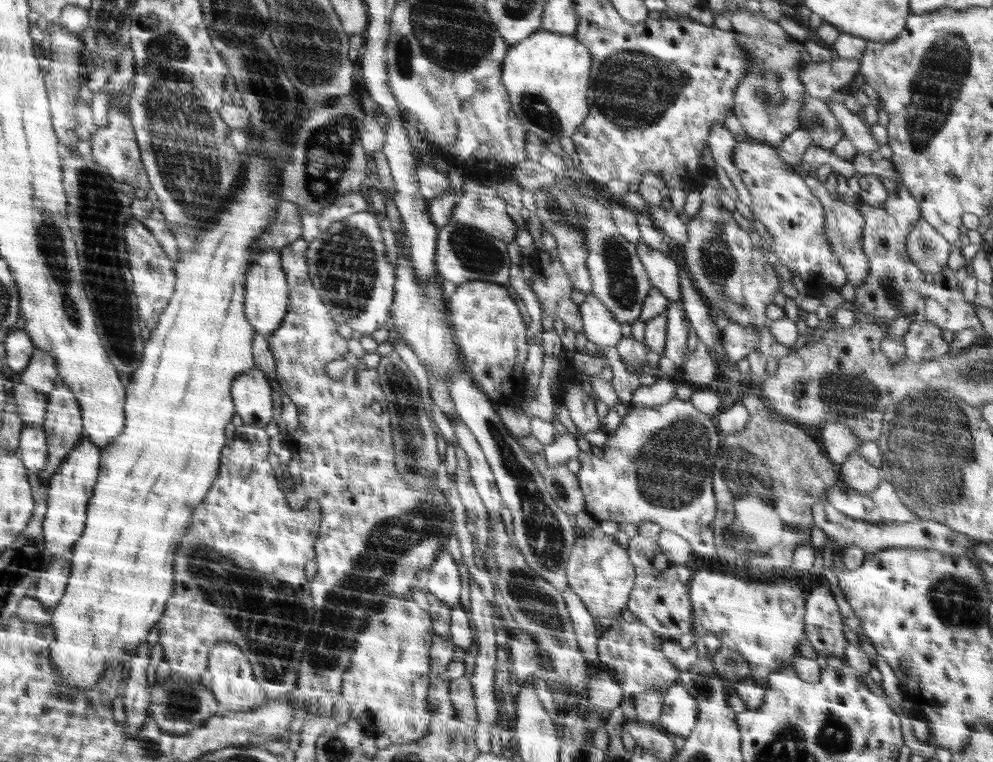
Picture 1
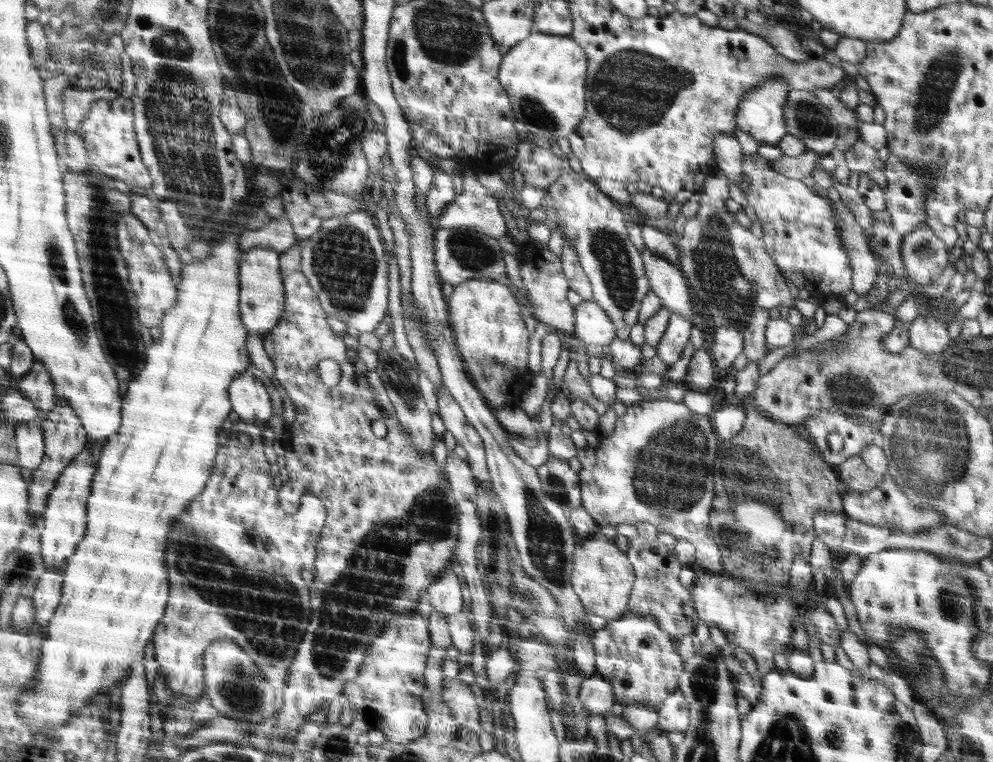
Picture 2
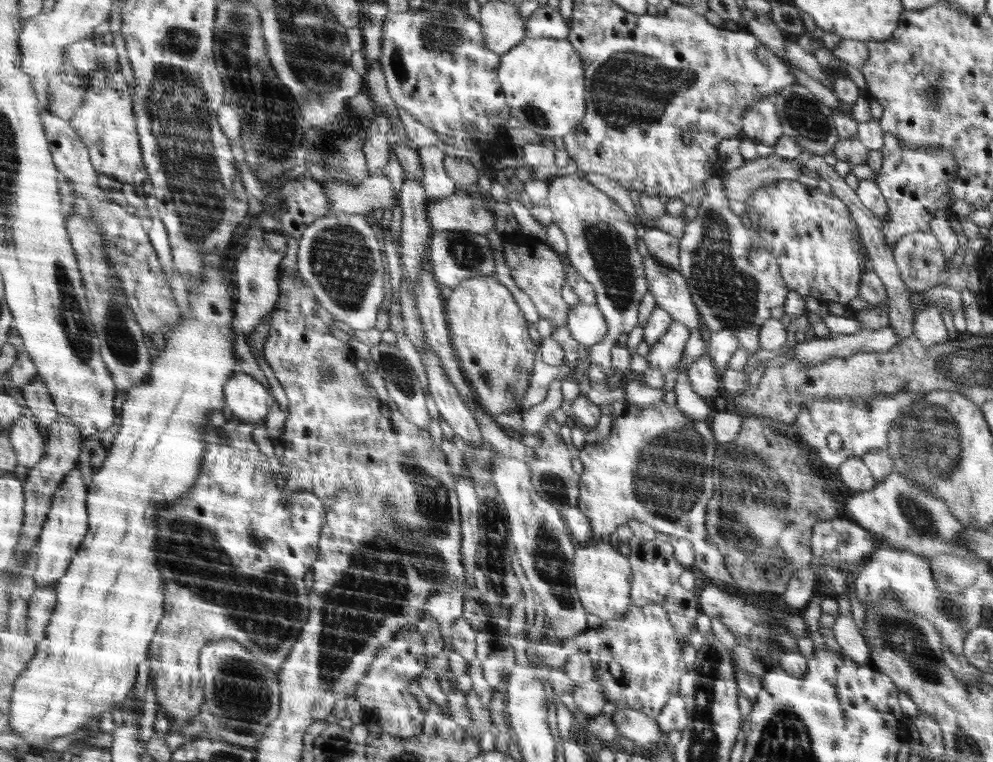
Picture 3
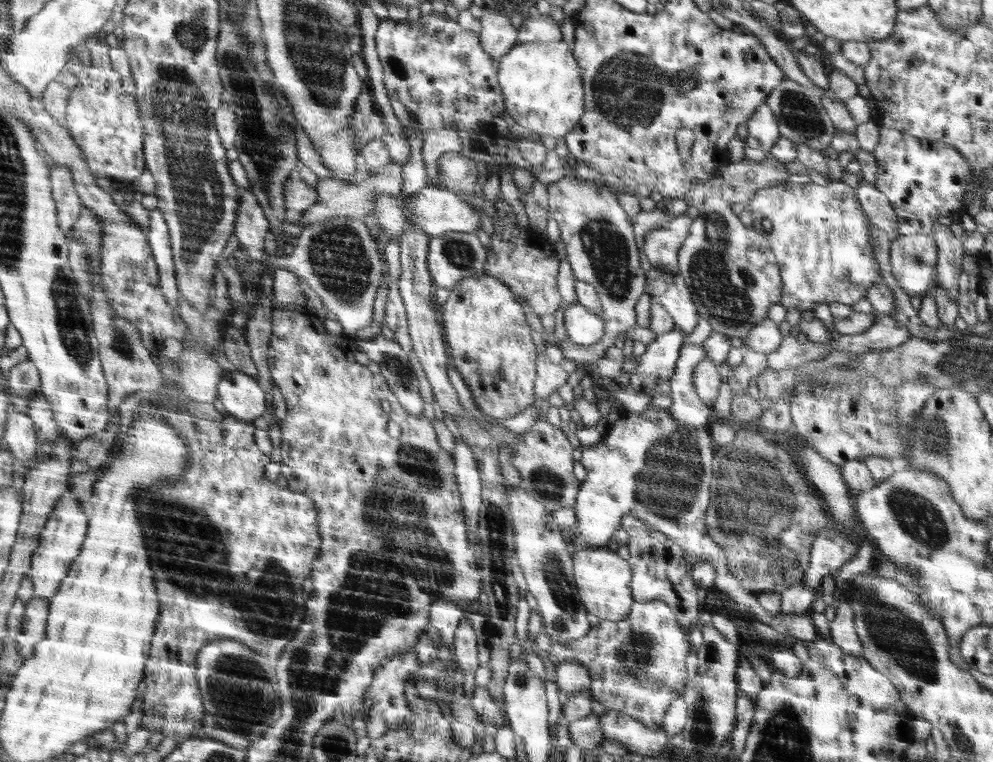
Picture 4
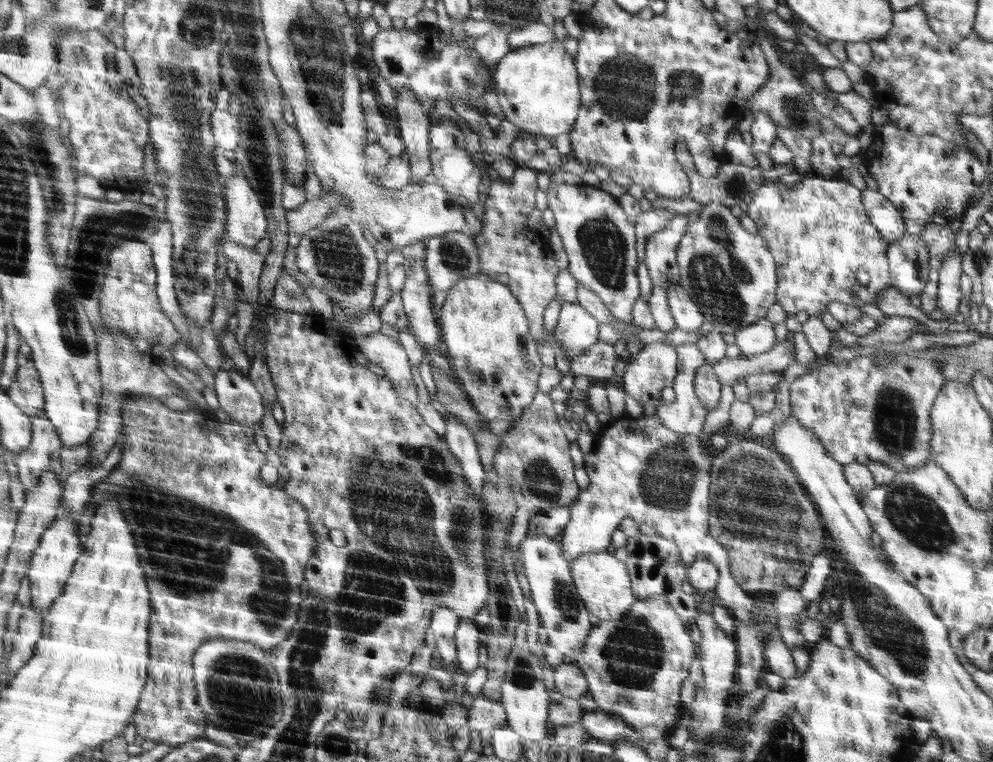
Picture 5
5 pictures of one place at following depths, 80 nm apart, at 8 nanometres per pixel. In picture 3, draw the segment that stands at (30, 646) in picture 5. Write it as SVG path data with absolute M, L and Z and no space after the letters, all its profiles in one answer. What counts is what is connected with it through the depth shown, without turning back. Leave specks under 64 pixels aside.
M55 585L39 586L34 596L30 599L31 613L27 624L28 634L34 641L40 643L47 636L47 628L51 622L58 597Z

